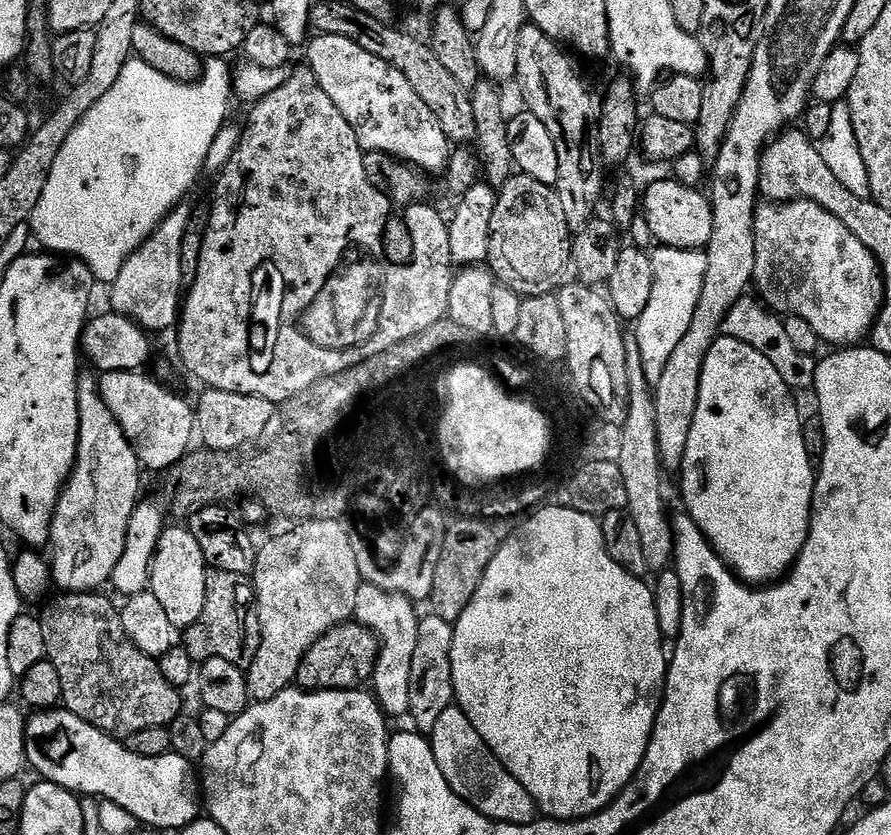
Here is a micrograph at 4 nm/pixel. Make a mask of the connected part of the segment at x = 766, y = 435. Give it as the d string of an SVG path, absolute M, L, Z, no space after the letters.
M721 334L714 342L710 354L702 370L702 382L698 394L698 410L694 414L694 422L690 426L690 442L686 442L684 462L679 470L680 492L684 495L683 507L692 521L700 528L700 532L707 537L709 544L720 553L728 566L746 582L772 582L783 577L800 557L800 551L808 537L808 526L812 523L812 495L816 489L816 472L814 471L814 456L804 441L804 425L800 423L800 415L796 409L796 398L793 389L782 378L782 374L752 344L740 340L738 337Z

